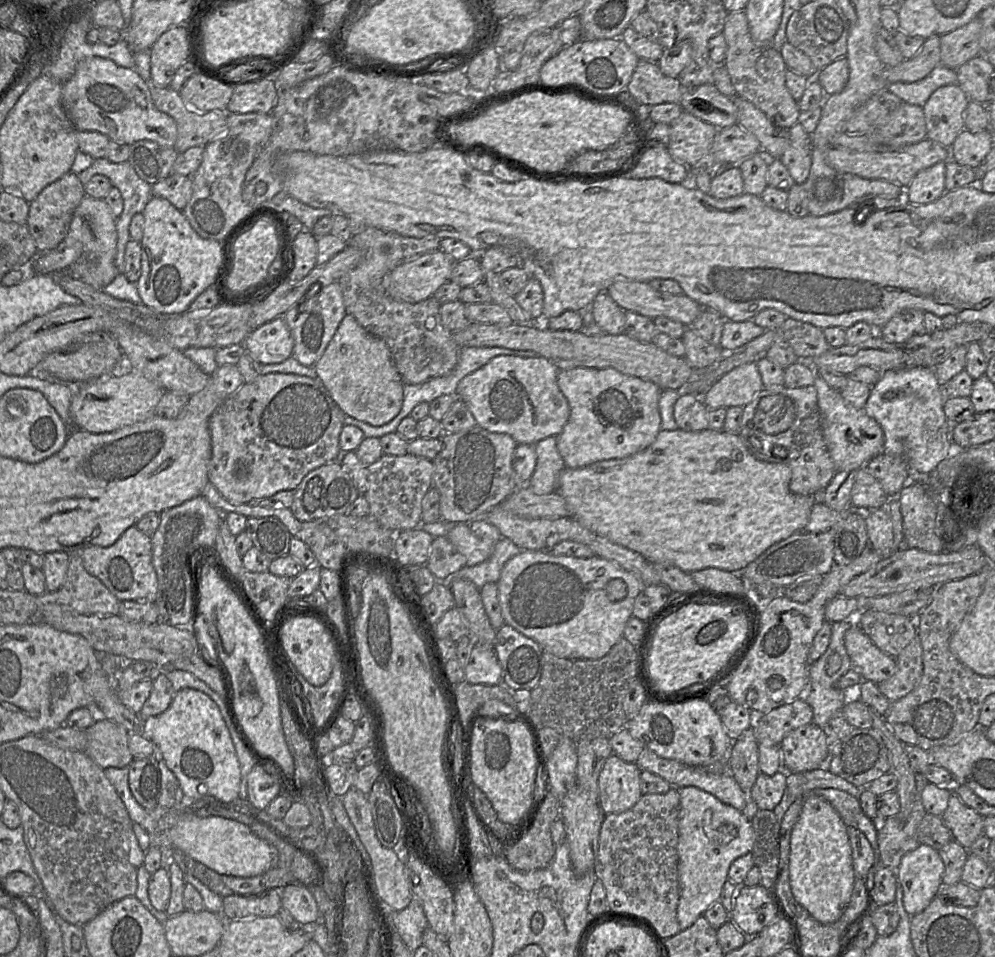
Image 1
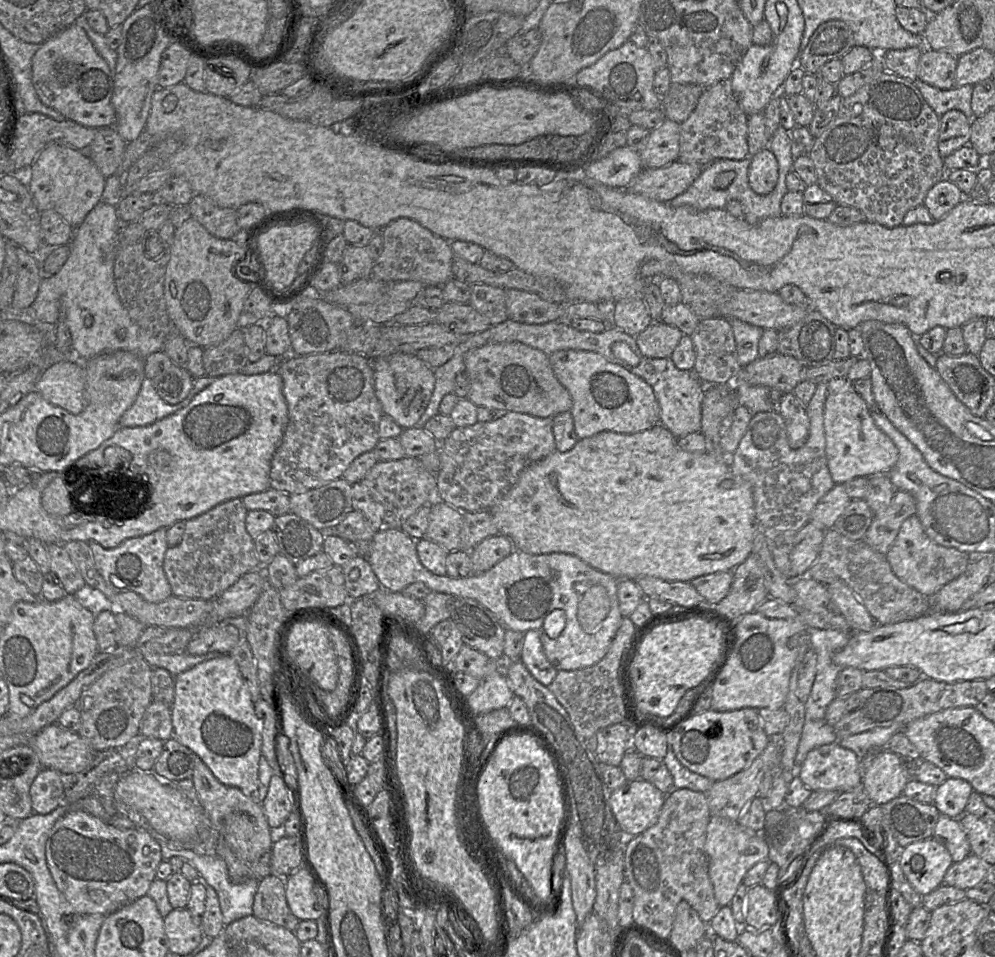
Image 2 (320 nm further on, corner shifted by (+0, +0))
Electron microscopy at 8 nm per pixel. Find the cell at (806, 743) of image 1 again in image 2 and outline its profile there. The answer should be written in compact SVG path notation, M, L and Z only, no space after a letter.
M838 742L812 749L799 767L798 776L812 791L834 790L843 793L862 789L860 759Z

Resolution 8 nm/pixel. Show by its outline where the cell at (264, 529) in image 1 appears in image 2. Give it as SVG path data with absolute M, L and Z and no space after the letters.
M292 512L276 516L271 530L275 532L280 553L295 565L323 551L324 533Z

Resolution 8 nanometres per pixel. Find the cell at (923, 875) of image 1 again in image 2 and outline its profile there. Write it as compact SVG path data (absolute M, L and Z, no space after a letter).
M933 837L901 848L898 861L911 886L922 896L943 885L944 876L954 863L948 849Z

